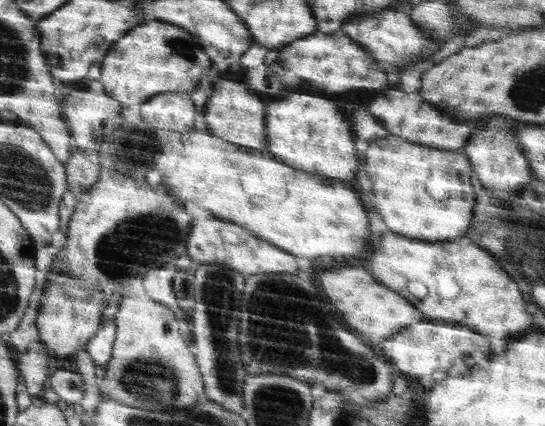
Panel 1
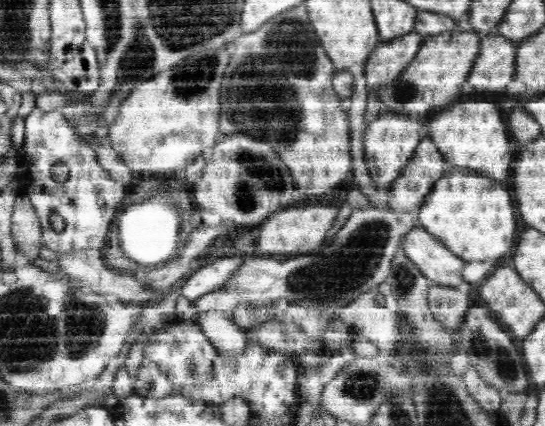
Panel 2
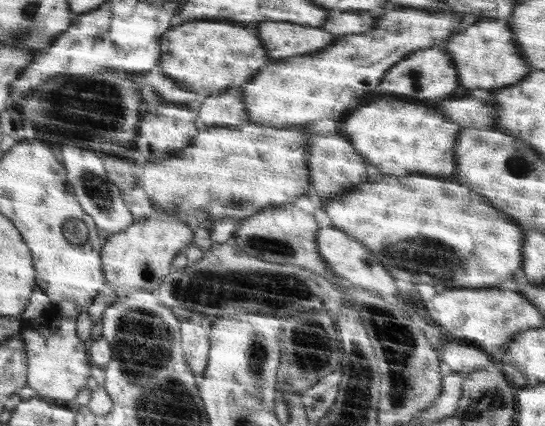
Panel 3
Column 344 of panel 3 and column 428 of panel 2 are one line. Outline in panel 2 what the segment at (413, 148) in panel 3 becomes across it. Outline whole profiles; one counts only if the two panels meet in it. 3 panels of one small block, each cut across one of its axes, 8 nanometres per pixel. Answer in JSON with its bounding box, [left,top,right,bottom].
[424,100,514,180]

